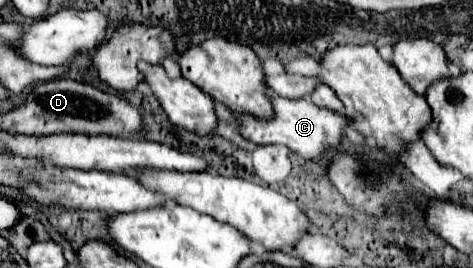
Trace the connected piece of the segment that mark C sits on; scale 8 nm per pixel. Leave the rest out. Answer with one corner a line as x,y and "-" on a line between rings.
271,95
271,103
273,103
273,117
271,119
259,119
259,117
247,115
247,113
233,115
235,121
239,123
239,133
243,139
247,139
255,145
267,145
267,143
285,145
293,153
303,157
305,161
317,161
325,149
339,145
341,131
347,125
347,119
343,115
317,107
309,97
285,99
279,95

